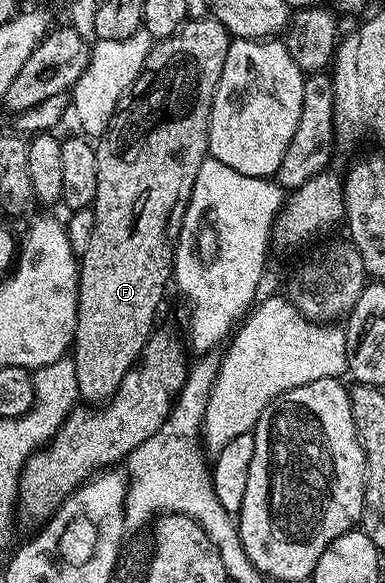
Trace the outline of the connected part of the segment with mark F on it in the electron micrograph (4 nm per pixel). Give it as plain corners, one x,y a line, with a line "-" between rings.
188,18
180,25
186,48
196,58
202,58
204,80
200,84
200,104
192,116
180,124
160,128
146,142
140,158
128,168
126,178
108,180
108,194
92,199
94,216
93,232
88,244
78,256
78,298
76,299
76,338
70,349
70,359
76,363
79,399
84,402
104,402
116,392
122,378
140,358
144,344
157,323
156,311
164,296
164,287
169,287
172,270
172,254
176,233
184,217
184,206
188,203
198,166
206,159
208,147
208,109
212,107
212,95
230,43
228,32
215,18

